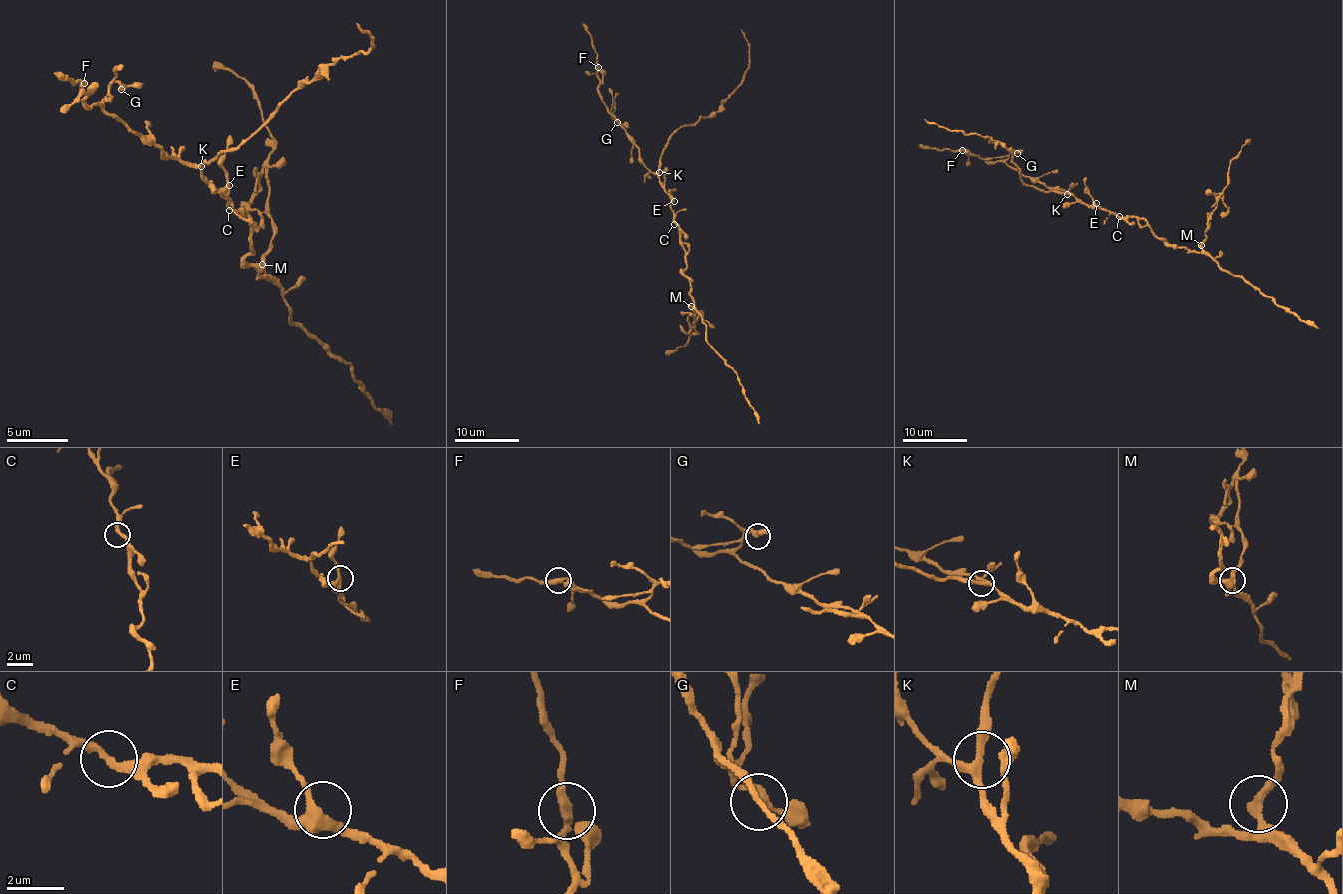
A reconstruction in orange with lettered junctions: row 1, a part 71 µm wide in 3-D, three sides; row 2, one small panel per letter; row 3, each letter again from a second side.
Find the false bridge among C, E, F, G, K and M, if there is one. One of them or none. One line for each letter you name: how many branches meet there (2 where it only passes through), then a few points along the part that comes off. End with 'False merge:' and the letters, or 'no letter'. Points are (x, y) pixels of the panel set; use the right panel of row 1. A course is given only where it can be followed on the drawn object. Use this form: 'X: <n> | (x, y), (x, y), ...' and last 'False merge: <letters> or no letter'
M: 2 | (1201, 245), (1206, 237), (1207, 219), (1227, 184), (1228, 165), (1249, 139)
False merge: M

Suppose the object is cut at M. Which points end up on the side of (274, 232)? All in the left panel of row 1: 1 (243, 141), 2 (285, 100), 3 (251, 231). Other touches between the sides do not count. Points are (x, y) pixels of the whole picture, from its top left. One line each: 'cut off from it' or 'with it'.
1: cut off from it
2: cut off from it
3: cut off from it

